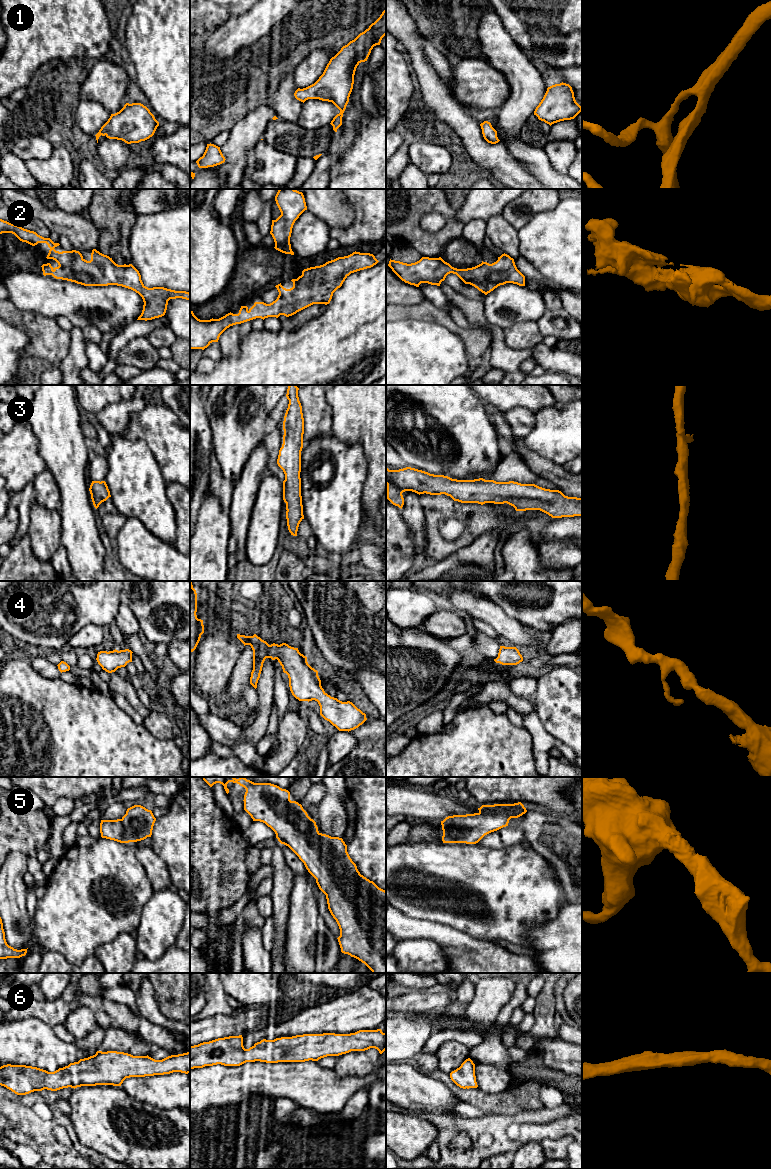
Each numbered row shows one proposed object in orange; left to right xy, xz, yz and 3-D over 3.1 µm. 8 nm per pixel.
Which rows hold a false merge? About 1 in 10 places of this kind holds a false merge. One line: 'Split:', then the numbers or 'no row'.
Split: no row

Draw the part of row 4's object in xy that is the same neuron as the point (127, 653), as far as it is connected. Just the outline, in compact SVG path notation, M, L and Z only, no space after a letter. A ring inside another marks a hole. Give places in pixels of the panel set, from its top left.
M113 650L113 651L100 651L97 654L97 662L108 673L115 672L118 668L125 667L129 662L132 662L132 651Z

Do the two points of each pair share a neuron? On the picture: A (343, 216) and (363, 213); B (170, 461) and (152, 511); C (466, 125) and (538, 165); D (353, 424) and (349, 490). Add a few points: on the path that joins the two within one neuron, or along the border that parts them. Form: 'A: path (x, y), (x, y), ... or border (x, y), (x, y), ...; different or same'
A: border (345, 199), (354, 210), (354, 220), (340, 229); different
B: border (154, 457), (162, 477), (167, 482); different
C: border (502, 142), (506, 149), (523, 163); different
D: border (331, 433), (347, 443), (358, 442), (366, 463); different

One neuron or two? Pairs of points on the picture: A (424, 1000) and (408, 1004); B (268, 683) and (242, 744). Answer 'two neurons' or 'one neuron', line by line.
A: one neuron
B: one neuron

